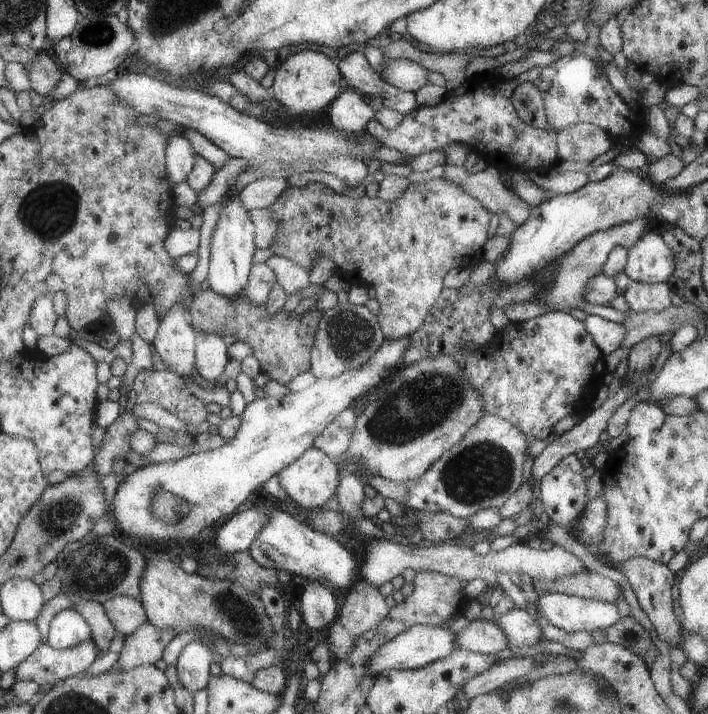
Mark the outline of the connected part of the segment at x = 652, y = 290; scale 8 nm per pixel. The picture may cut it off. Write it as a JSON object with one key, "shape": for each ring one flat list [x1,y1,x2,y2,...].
{"shape":[[630,281,624,295,618,295,608,306,627,312,661,311,672,305,668,283,641,283]]}

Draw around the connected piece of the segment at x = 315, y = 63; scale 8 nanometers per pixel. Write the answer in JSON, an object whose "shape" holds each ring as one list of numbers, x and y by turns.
{"shape":[[302,50,289,55,275,70,270,95,296,116,310,117,322,114,322,110,338,96,338,82,342,92,342,75,338,66,326,54,314,50]]}

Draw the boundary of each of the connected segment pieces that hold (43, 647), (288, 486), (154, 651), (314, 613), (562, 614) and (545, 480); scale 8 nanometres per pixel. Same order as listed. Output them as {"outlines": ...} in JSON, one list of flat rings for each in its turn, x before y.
{"outlines":[[[94,638,79,645,55,649,47,642,40,644,32,656,17,669,19,680,34,680,39,685,55,685,61,680,84,673,99,656]],[[312,446,292,464,284,467,278,476,281,487,286,491,286,494,301,507,311,511,322,507,337,493,341,473,340,466,335,459,329,457,323,450]],[[146,621,129,634,121,649,120,659,110,671,123,671,138,665,154,665,162,659,166,645,178,634,174,629,158,630]],[[312,581,305,587,300,598,302,622,312,630,324,631,338,616,341,598,330,586]],[[546,593,538,598,536,604,538,612,566,632,606,630,621,618,616,602,576,595]],[[572,453,541,478,539,498,551,523,567,526,585,509,584,469,576,453]]]}

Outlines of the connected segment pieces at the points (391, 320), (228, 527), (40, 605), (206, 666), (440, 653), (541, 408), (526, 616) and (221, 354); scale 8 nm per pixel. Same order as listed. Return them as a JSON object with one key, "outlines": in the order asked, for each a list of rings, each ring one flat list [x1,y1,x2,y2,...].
{"outlines":[[[444,177,412,183,400,198,392,202,365,195,346,197,322,183,308,183,301,187,288,185,268,208,280,223,278,239,270,246,274,254,296,261,308,270,314,268,315,260,321,256,330,257,338,272,354,268,360,282,368,282,376,289,380,303,378,325,386,340,406,337,420,328,444,288,446,274,453,268,468,268,480,260,480,252,488,236,488,222,492,218,492,212,483,201]],[[253,507,225,521,214,535,216,548,227,555,248,549,258,531,267,523,266,509]],[[14,577,1,586,1,602,11,621,37,620,45,606,40,586,22,577]],[[191,641,183,647,178,657,176,668,180,681,191,693,207,688,211,676,210,665,214,662,212,653,201,641]],[[412,625,408,630,395,636,390,642,383,644,367,662,367,671,375,675,386,669,419,669,452,652,460,650,457,645,457,634,442,625]],[[548,311,545,314,536,316,525,321,514,322,510,321,500,330,496,330,495,336,490,340,490,342,483,344,480,348,467,354,465,358,465,372,468,374,469,381,472,383,474,388,477,388,481,392,481,399,484,399,485,414,496,415,502,417,504,420,510,421,516,428,519,428,524,436,527,437,529,441,532,440,546,440,549,434,554,428,556,422,560,422,562,418,582,413,584,407,590,406,592,400,594,399,595,392,599,389,600,376,604,374,606,366,604,366,604,356,600,350,596,350,596,346,592,344,592,336,589,329,589,321,578,320,570,313,565,313,564,311]],[[515,607,499,614,497,618,494,616,492,621,496,621,503,628,509,638,510,648,532,646,545,640,537,617,531,616,526,609]],[[198,333,197,342,197,371,203,380,217,380,228,364,227,348,222,337,216,334]]]}

